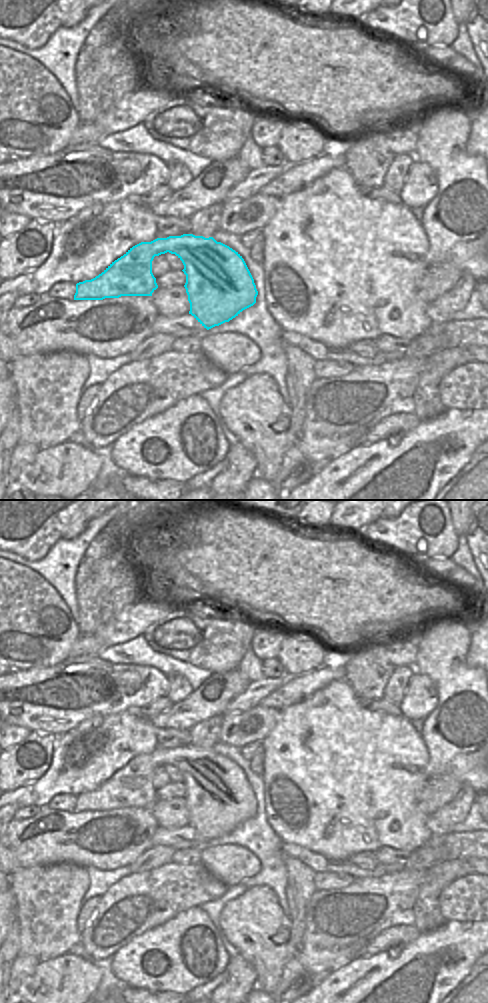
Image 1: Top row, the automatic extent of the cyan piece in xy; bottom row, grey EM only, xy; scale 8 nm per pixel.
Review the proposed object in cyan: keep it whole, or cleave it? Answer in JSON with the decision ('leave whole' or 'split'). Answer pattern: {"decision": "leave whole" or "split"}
{"decision": "leave whole"}

